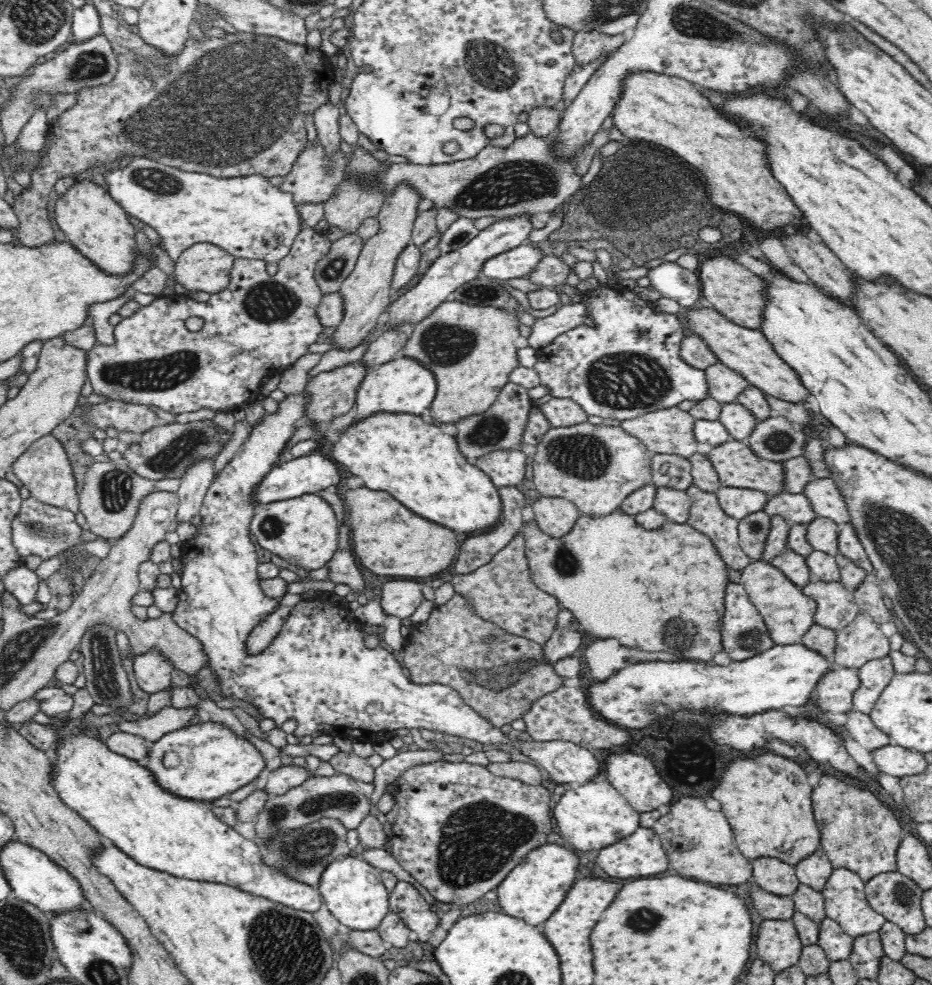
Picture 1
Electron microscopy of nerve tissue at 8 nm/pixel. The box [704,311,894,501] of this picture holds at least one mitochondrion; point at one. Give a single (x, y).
(779, 441)

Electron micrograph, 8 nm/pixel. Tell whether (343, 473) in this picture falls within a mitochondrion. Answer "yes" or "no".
no

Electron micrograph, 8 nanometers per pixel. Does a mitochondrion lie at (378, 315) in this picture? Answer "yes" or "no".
no

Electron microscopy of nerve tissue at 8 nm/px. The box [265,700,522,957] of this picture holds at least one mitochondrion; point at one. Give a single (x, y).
(300, 852)

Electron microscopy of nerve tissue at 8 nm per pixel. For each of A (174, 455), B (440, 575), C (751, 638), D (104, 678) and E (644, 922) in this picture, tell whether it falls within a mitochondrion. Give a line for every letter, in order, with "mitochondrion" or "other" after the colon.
A: mitochondrion
B: other
C: mitochondrion
D: mitochondrion
E: mitochondrion

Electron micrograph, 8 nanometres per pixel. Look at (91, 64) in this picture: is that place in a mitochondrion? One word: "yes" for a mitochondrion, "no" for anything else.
yes

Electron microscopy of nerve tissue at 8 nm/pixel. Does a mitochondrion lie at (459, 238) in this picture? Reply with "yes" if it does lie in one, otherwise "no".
yes

